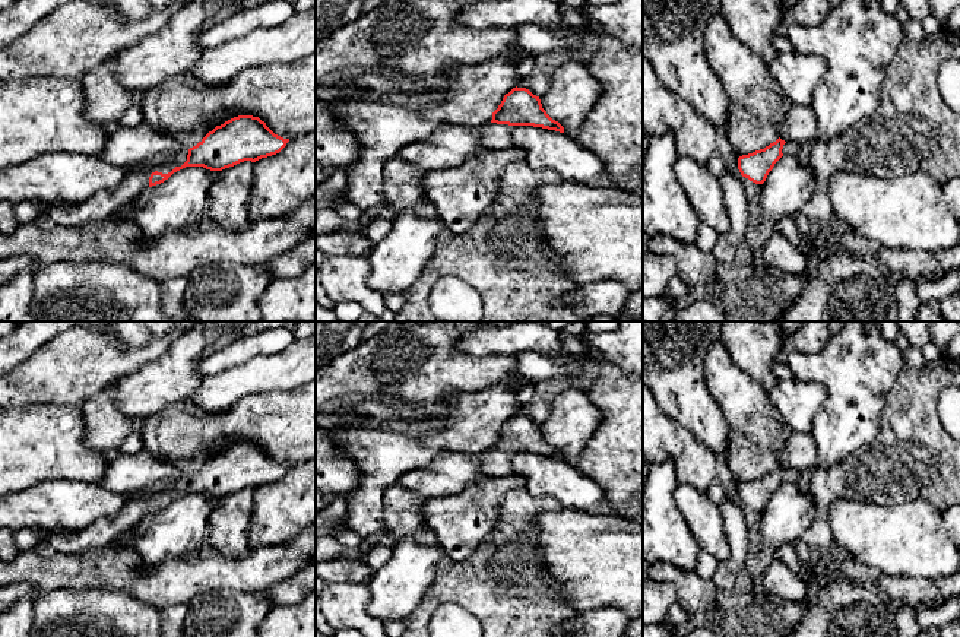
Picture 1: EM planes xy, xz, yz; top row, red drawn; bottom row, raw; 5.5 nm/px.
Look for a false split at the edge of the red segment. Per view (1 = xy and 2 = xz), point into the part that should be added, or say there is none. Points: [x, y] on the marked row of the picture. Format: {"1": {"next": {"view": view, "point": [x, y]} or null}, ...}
{"1": {"next": {"view": "xy", "point": [104, 205]}}, "2": {"next": {"view": "xz", "point": [493, 136]}}}

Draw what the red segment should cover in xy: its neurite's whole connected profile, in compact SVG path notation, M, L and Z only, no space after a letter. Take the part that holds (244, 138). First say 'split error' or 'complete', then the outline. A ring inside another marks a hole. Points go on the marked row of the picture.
split error; M238 115L216 126L196 146L180 148L153 172L129 172L118 186L98 191L79 206L51 209L50 219L66 226L108 219L148 187L164 183L186 167L222 171L244 161L256 162L276 155L288 142L289 139L275 134L259 117Z

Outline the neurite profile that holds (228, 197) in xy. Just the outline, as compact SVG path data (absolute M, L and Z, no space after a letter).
M244 161L225 168L207 196L207 216L225 231L243 231L250 225L248 202L253 188L254 162Z

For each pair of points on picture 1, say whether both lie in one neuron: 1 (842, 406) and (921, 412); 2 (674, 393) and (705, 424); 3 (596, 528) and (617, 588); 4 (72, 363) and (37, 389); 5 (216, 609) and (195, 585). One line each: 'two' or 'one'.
1: two
2: one
3: one
4: one
5: two

